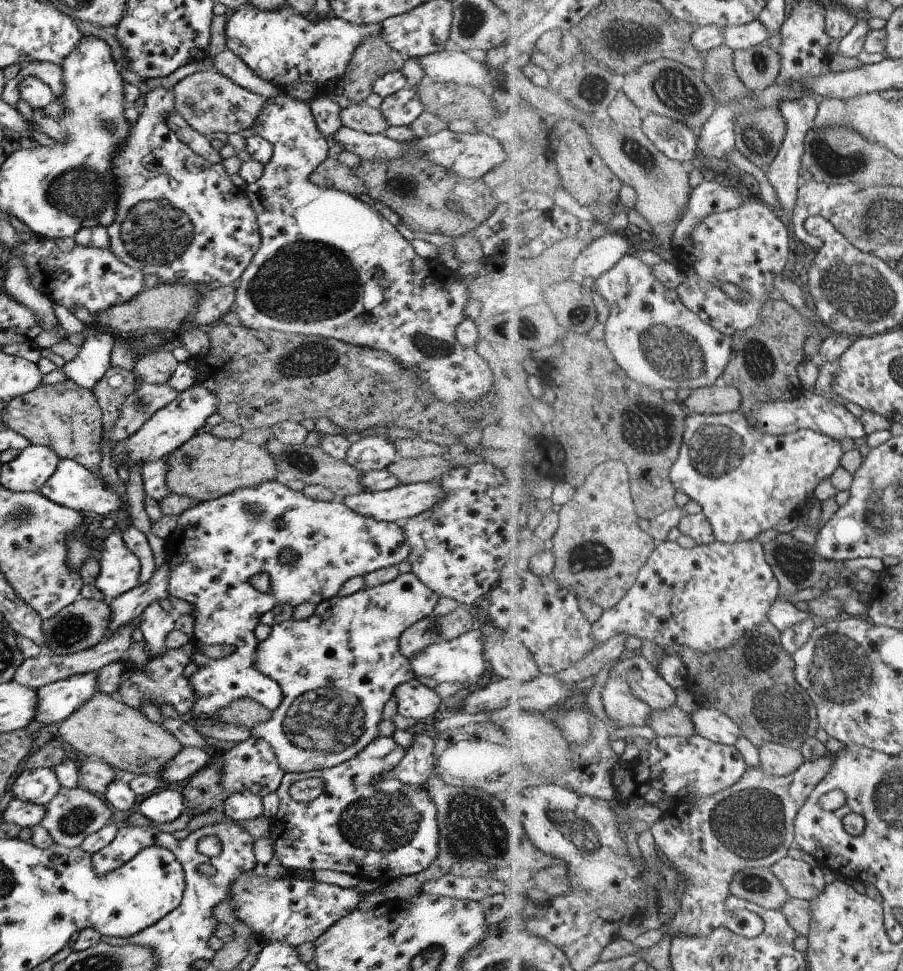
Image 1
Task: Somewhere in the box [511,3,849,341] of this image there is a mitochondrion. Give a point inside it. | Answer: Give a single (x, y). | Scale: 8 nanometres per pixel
(612, 39)

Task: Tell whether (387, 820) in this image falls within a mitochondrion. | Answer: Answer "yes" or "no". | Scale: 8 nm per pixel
yes

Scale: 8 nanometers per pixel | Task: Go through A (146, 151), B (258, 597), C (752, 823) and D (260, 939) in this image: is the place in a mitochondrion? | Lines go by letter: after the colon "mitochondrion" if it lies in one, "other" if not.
A: other
B: other
C: mitochondrion
D: other

